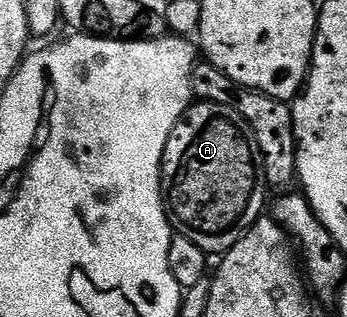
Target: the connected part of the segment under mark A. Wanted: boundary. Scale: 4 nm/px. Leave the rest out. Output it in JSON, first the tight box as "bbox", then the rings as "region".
{"bbox":[162,101,268,255],"region":[[[211,101],[191,104],[190,108],[186,110],[186,114],[176,123],[176,127],[164,147],[164,155],[162,156],[162,199],[166,203],[166,217],[170,220],[171,230],[174,233],[184,235],[184,239],[192,239],[192,243],[196,243],[196,247],[200,247],[207,255],[214,255],[214,253],[218,253],[217,255],[225,254],[226,250],[232,248],[239,237],[247,229],[251,229],[255,221],[263,216],[265,209],[262,208],[265,205],[267,208],[268,205],[266,193],[268,194],[268,186],[262,176],[262,156],[258,150],[256,139],[252,135],[252,131],[245,119],[232,107],[224,107]]]}

